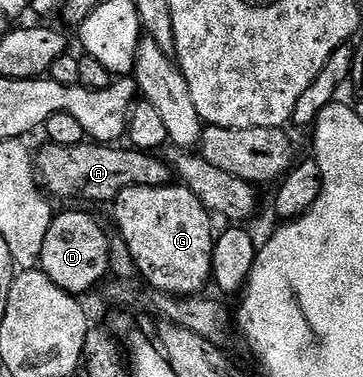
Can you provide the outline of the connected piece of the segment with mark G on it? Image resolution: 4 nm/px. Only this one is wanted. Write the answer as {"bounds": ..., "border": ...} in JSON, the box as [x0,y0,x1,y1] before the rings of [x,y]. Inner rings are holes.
{"bounds":[112,183,216,297],"border":[[[171,183],[160,187],[128,187],[120,191],[120,195],[112,203],[114,221],[118,224],[120,240],[132,251],[134,268],[140,274],[141,280],[149,288],[158,289],[161,293],[168,293],[176,297],[189,297],[203,292],[202,289],[212,281],[210,268],[212,267],[211,253],[214,251],[216,228],[212,222],[212,215],[192,195],[192,191],[181,183]]]}

